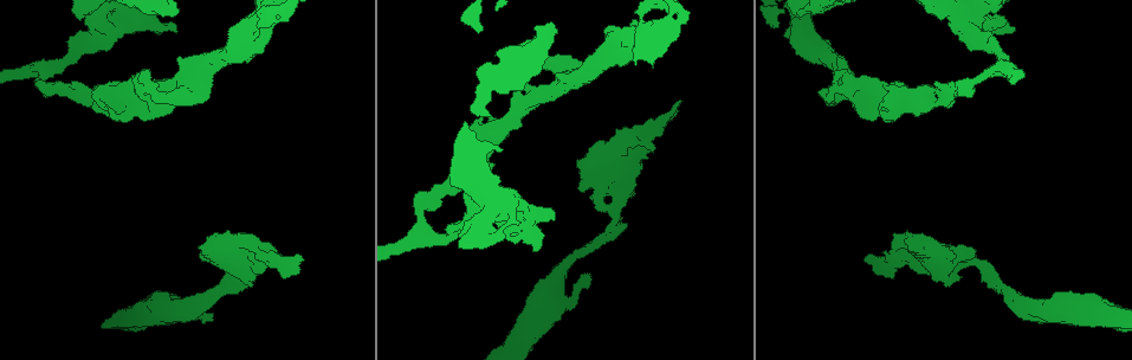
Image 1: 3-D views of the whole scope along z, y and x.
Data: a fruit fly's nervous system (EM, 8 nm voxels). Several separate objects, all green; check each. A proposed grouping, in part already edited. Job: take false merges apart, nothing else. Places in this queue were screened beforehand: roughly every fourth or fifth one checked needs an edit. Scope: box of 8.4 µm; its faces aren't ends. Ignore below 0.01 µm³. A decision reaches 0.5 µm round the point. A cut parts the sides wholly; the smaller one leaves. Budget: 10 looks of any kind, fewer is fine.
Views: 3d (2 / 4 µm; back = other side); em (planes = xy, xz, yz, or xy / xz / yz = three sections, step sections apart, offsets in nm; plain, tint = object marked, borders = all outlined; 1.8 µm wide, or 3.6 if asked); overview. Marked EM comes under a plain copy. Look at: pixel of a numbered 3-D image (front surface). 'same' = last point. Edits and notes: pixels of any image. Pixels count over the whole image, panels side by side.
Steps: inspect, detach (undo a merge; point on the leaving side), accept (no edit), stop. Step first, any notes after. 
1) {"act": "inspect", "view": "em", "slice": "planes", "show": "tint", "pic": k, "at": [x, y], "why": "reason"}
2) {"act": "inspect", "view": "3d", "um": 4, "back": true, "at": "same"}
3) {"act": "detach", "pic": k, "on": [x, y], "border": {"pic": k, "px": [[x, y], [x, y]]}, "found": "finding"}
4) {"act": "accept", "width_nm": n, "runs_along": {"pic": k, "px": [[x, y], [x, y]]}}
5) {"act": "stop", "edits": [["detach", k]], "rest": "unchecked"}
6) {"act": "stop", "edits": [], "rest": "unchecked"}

{"act": "inspect", "view": "3d", "um": 4, "pic": 1, "at": [529, 221], "why": "abrupt turn"}

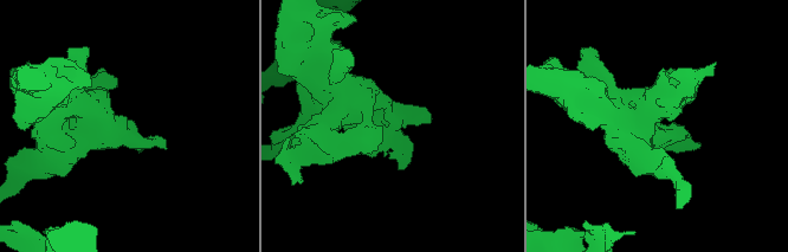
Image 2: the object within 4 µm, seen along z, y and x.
{"act": "inspect", "view": "em", "slice": "planes", "show": "tint", "pic": 2, "at": [659, 140]}

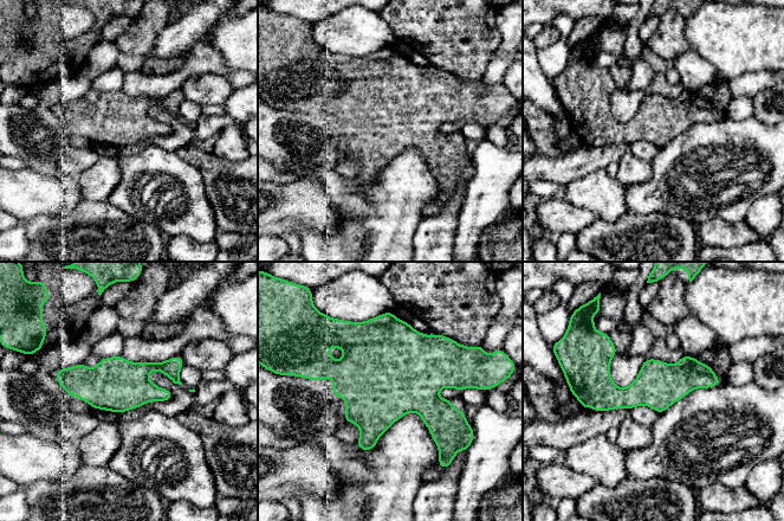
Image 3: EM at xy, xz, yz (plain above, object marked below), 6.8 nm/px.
{"act": "accept", "found": "continuous, no second neuron"}

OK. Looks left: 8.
{"act": "inspect", "view": "3d", "um": 4, "pic": 1, "at": [903, 96], "why": "two arms at a narrow angle"}

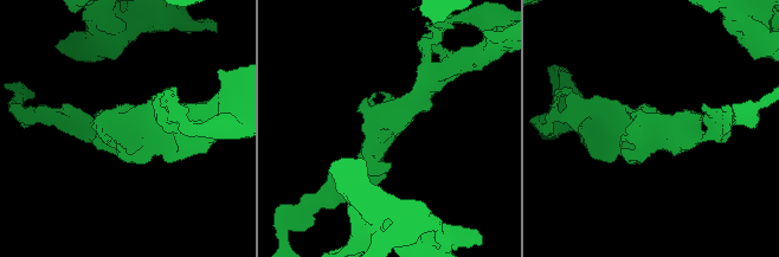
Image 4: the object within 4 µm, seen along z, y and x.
{"act": "inspect", "view": "em", "slice": "planes", "show": "tint", "pic": 4, "at": [658, 126]}

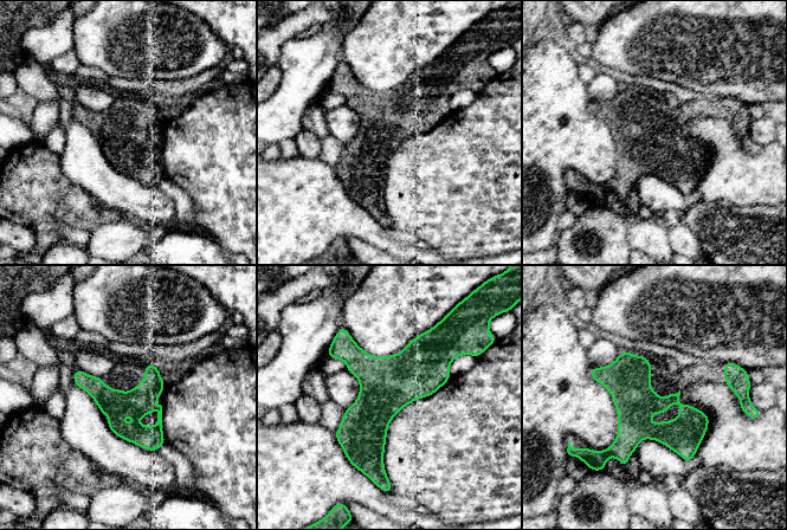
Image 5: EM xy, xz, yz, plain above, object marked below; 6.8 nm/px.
{"act": "accept", "found": "one neuron here"}

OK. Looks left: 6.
{"act": "inspect", "view": "em", "slice": "xy", "step": 8, "show": "tint", "pic": 1, "at": [831, 87]}

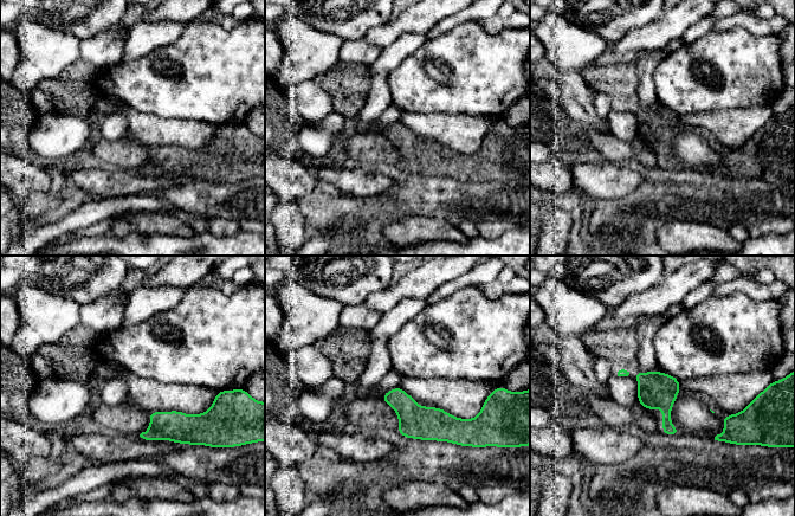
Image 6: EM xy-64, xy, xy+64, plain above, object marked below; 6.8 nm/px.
{"act": "inspect", "view": "em", "slice": "planes", "show": "tint", "at": "same"}

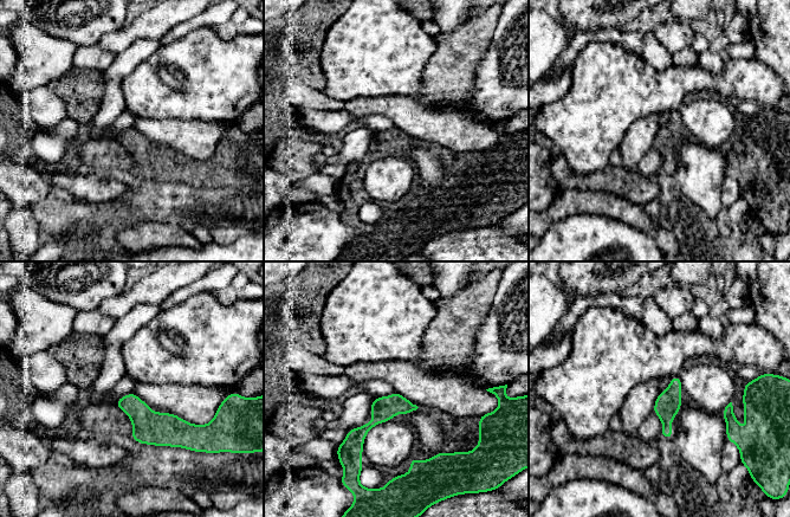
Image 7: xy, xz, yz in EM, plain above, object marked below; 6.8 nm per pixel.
{"act": "accept", "runs_along": {"pic": 7, "px": [[413, 407], [390, 407], [351, 448]]}, "found": "continuous, no second neuron"}

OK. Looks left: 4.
{"act": "inspect", "view": "em", "slice": "xz", "step": 16, "show": "borders", "pic": 1, "at": [958, 257], "why": "four or more arms meet"}

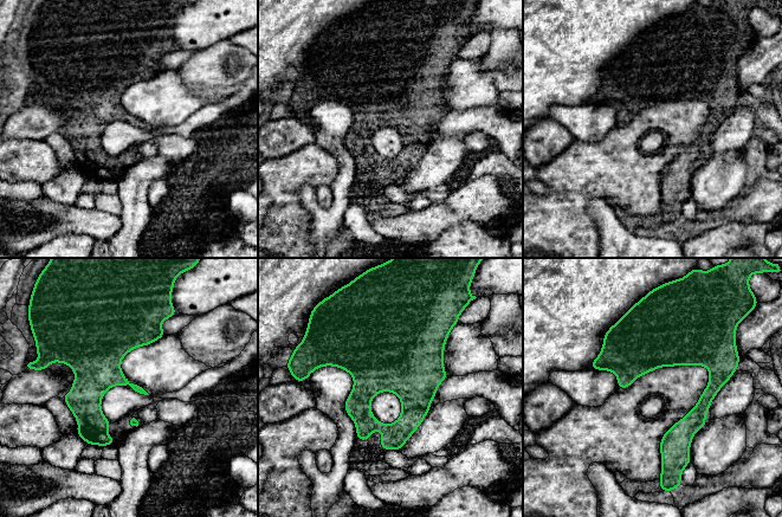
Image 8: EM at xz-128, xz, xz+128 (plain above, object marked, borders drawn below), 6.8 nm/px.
{"act": "accept", "width_nm": 90, "found": "all the same neuron"}

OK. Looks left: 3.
{"act": "stop", "edits": [], "rest": "unchecked"}

